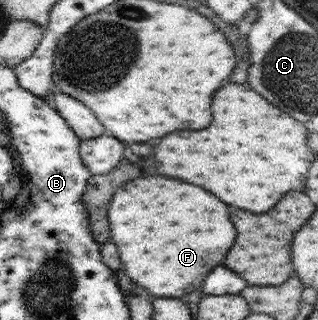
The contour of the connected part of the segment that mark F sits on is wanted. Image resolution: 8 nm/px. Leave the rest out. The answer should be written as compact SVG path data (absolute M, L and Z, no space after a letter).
M164 175L138 177L118 187L108 219L126 275L156 297L192 293L236 243L226 203L202 187Z

